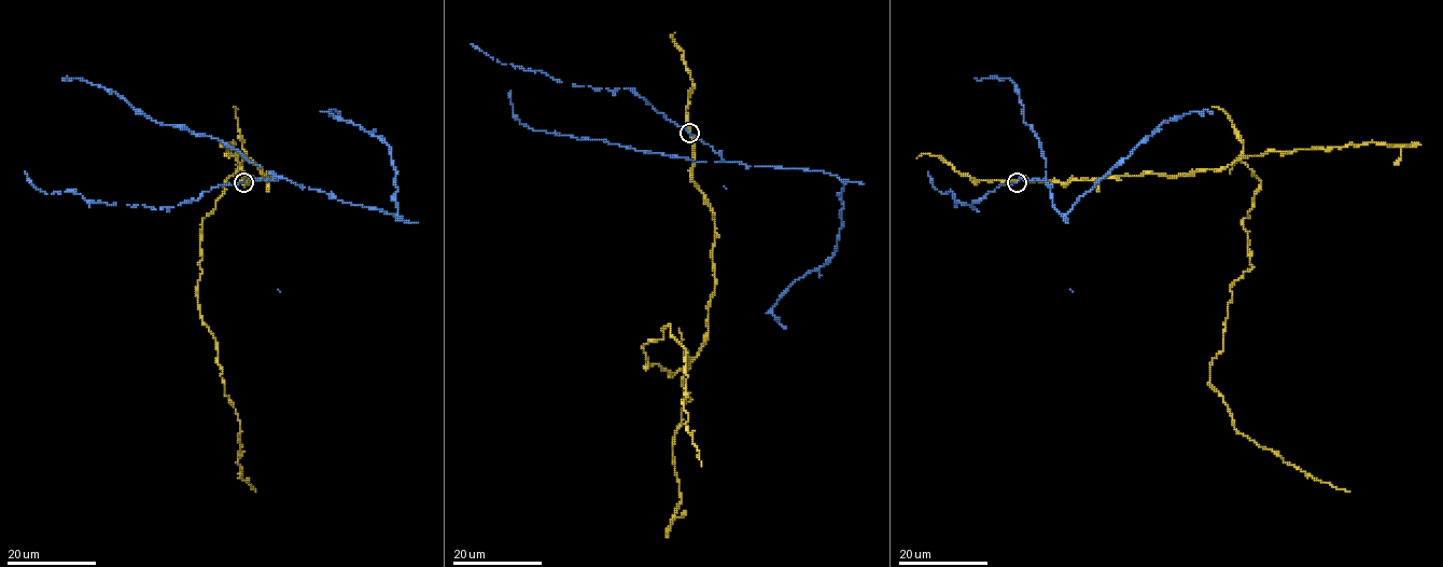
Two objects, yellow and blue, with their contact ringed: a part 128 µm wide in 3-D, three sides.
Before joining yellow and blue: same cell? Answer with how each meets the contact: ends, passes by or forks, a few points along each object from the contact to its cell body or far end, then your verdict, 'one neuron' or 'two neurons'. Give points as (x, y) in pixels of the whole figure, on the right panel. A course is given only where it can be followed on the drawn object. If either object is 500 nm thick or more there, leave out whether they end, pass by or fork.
yellow passes by | blue ends | yellow via (1017, 182), (1242, 157), (1260, 181), (1243, 221), (1251, 268), (1209, 384), (1240, 433), (1349, 492) | blue via (1017, 182), (1020, 177), (1031, 181), (1046, 177), (1052, 203), (1064, 215), (1165, 121), (1193, 111), (1213, 113) | two neurons

